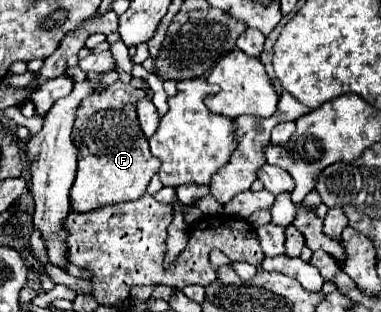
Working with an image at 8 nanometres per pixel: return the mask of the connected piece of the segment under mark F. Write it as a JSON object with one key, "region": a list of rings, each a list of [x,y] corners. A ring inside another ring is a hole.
{"region":[[[121,81],[105,87],[101,93],[87,95],[77,107],[73,125],[73,143],[79,151],[77,177],[71,187],[71,207],[77,213],[87,213],[103,205],[139,199],[157,173],[159,159],[151,155],[147,137],[143,135],[135,105],[145,99],[143,89],[135,89]]]}

